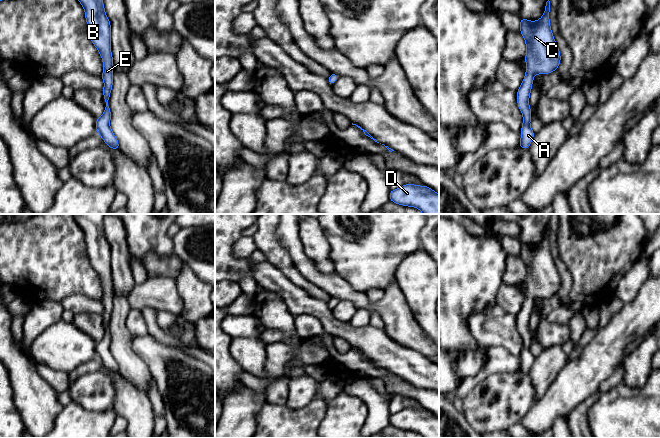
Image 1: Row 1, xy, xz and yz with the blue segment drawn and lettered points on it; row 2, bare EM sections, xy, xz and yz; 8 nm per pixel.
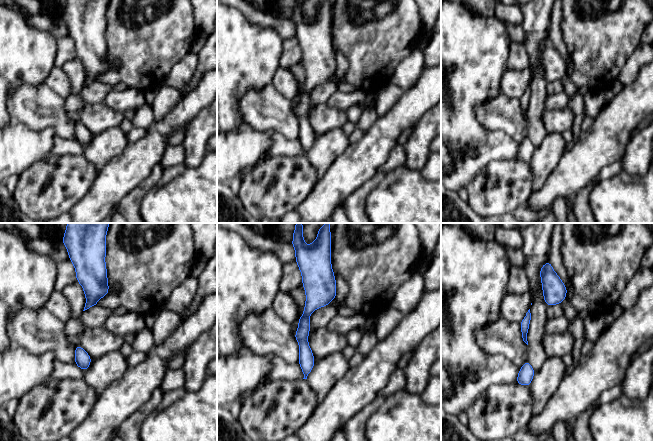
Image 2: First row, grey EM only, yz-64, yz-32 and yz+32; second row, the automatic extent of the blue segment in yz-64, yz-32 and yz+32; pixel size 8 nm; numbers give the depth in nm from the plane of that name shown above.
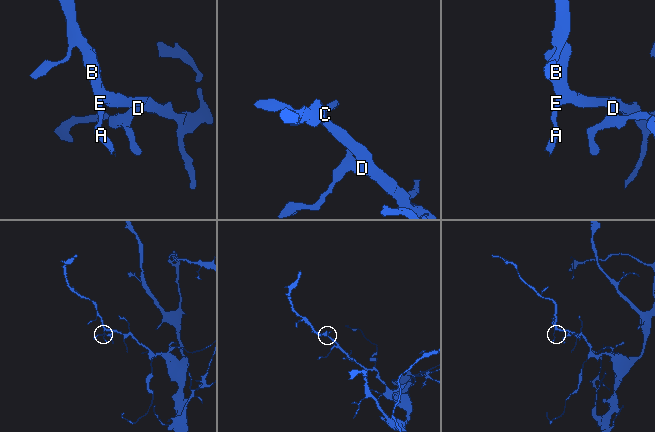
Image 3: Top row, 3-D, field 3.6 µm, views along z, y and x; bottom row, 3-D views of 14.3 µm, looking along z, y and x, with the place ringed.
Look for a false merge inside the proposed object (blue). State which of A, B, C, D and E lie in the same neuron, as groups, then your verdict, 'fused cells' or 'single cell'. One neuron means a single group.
groups A B C D E; single cell

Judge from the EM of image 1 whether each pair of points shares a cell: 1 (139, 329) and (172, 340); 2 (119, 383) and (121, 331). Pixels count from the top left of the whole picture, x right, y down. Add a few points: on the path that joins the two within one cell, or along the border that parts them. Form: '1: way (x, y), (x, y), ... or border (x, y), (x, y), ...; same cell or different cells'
1: border (140, 311), (148, 333); different cells
2: border (120, 373), (138, 389); different cells

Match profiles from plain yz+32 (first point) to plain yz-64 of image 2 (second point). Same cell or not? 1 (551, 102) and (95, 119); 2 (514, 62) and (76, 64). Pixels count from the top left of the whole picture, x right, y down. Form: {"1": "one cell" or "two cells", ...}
{"1": "two cells", "2": "two cells"}

